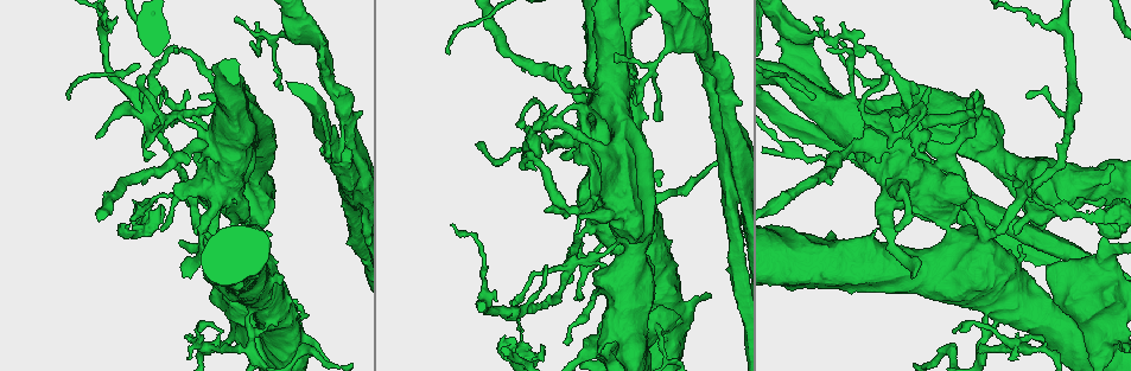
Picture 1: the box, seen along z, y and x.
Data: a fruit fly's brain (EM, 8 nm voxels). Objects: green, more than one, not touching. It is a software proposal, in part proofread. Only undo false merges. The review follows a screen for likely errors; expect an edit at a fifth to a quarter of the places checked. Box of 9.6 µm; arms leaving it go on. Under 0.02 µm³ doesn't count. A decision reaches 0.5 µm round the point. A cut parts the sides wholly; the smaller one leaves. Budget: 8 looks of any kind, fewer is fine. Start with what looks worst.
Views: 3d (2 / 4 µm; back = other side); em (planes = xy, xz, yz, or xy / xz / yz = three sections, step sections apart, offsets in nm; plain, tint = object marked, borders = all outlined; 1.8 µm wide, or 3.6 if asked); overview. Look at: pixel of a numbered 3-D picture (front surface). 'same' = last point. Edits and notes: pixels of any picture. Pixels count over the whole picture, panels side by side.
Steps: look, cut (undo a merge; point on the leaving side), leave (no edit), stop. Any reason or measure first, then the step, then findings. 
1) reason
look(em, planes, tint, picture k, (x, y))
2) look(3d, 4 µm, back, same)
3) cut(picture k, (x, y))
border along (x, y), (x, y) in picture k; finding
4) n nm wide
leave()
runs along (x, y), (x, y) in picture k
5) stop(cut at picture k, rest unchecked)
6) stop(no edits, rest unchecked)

sharp bend
look(em, xy, step 16, tint, picture 1, (969, 112))

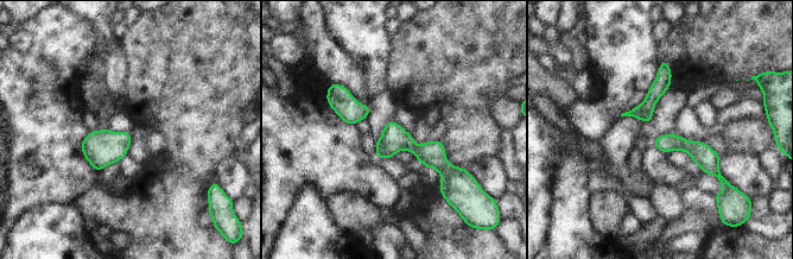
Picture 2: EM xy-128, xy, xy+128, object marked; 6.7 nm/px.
look(em, planes, tint, same)

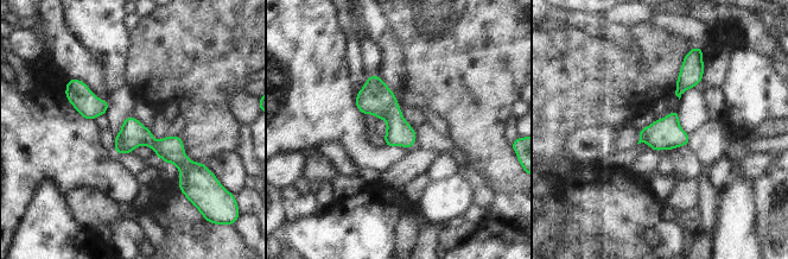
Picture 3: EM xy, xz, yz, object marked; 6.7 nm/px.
leave()
runs along (118, 139), (147, 139), (194, 165) in picture 3; all the same neuron

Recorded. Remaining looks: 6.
calibre changes
look(3d, 4 µm, back, picture 1, (603, 88))

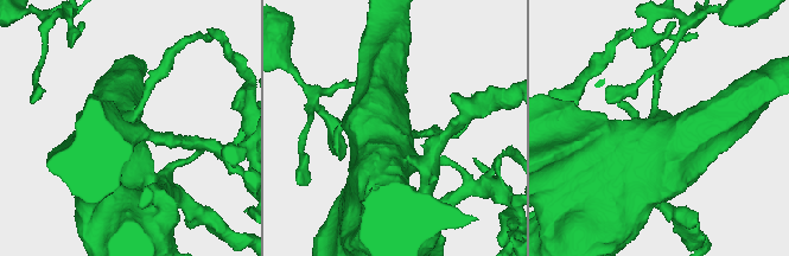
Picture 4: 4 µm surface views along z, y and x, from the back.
look(em, 3.6 µm, planes, tint, picture 4, (657, 129))

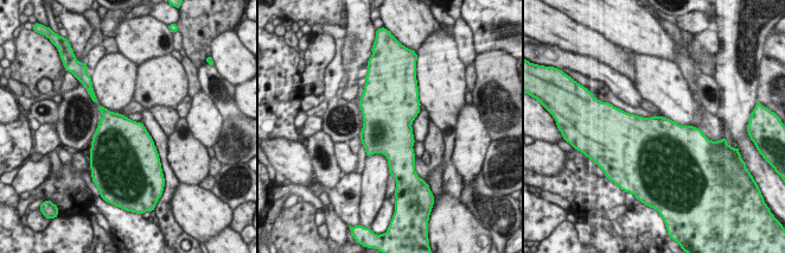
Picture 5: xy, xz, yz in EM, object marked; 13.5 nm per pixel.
leave()
continuous, no second neuron

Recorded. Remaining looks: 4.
look(em, yz, step 16, tint, picture 1, (736, 144))

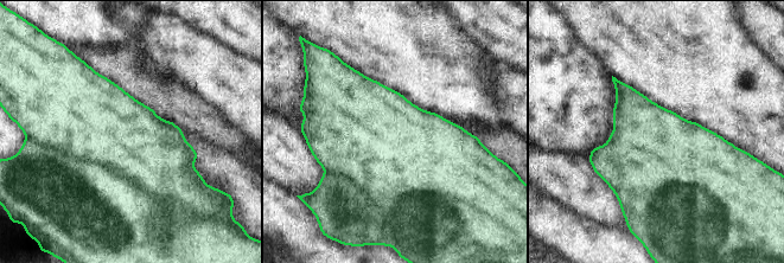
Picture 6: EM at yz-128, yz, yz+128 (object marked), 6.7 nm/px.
cut it another way
look(em, xy, step 4, tint, same)

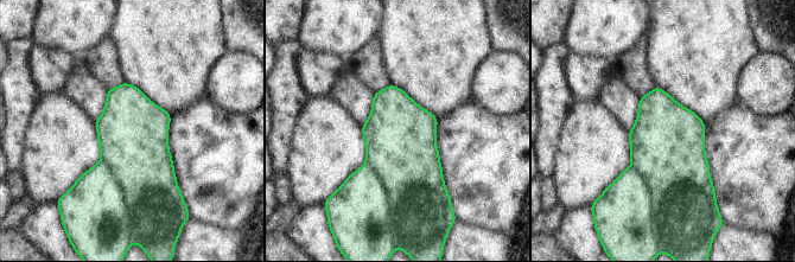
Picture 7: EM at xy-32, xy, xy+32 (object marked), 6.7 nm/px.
480 nm wide
cut(picture 7, (93, 210))
border along (102, 159), (120, 186), (128, 211) in picture 7; a second neuron is stuck on

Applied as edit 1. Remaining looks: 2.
stop(cut at picture 7, rest unchecked)

